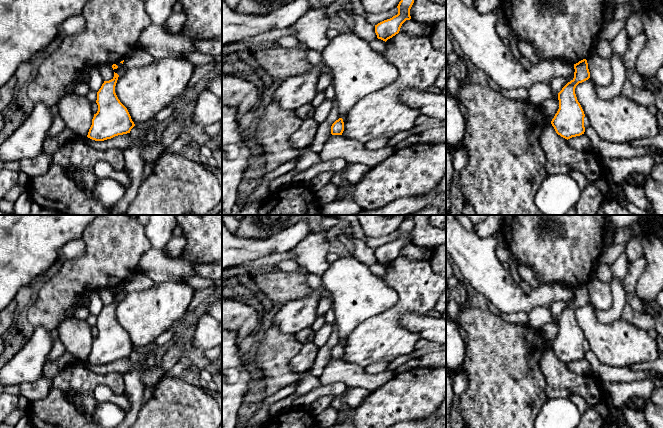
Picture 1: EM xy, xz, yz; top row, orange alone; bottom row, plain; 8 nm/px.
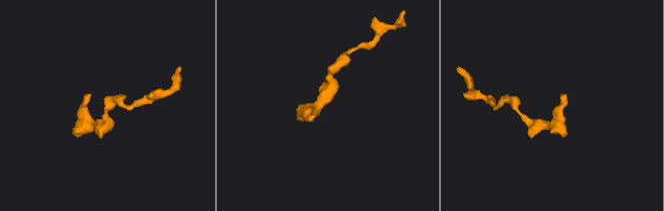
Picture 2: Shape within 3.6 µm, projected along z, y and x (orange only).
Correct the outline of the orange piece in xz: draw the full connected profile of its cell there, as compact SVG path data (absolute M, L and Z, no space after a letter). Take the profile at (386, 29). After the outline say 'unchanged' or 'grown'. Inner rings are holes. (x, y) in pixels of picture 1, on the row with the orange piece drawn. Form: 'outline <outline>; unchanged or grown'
outline M401 0L397 6L398 14L390 19L384 20L375 25L375 33L378 39L387 41L399 33L402 24L410 20L410 9L414 0Z; unchanged

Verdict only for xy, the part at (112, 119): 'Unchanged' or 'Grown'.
Unchanged

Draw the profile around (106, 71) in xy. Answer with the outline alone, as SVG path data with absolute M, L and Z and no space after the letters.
M100 65L99 72L104 81L109 81L114 77L114 70L112 68L112 65Z

